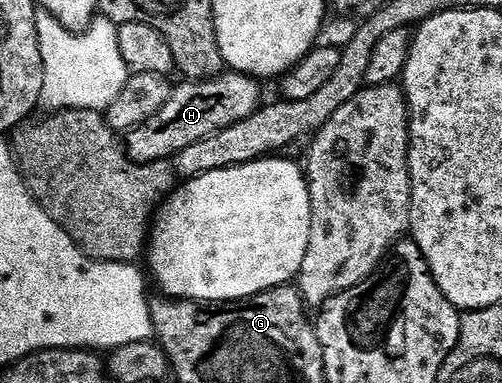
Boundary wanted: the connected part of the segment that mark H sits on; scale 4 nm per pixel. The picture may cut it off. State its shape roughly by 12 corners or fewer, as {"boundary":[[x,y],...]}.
{"boundary":[[246,73],[185,81],[124,138],[135,163],[247,119],[262,104]]}

